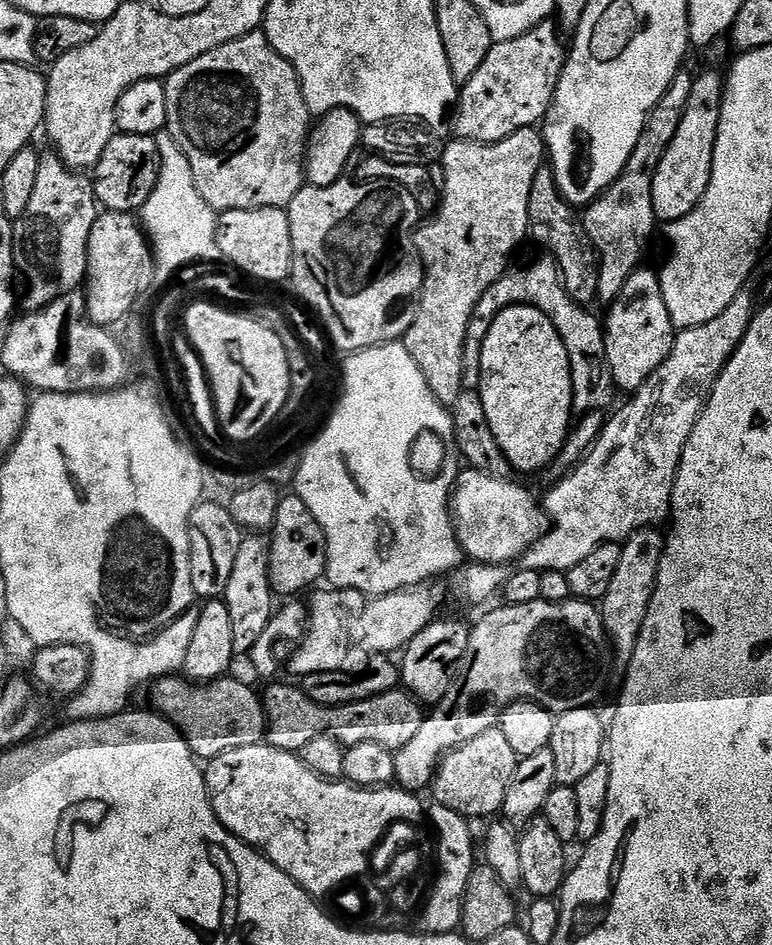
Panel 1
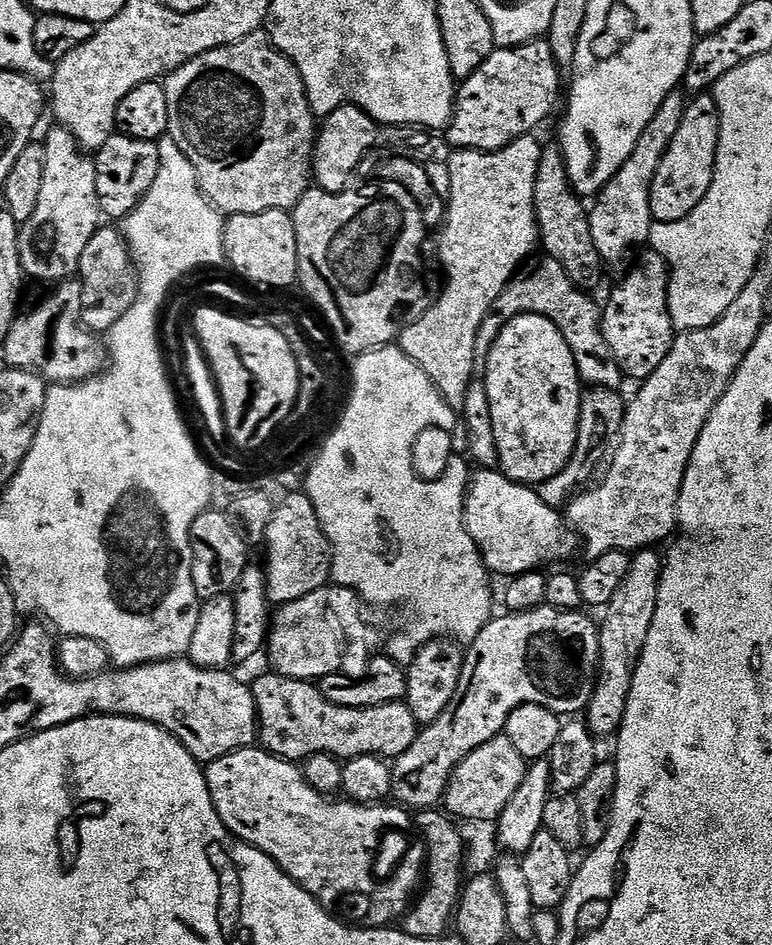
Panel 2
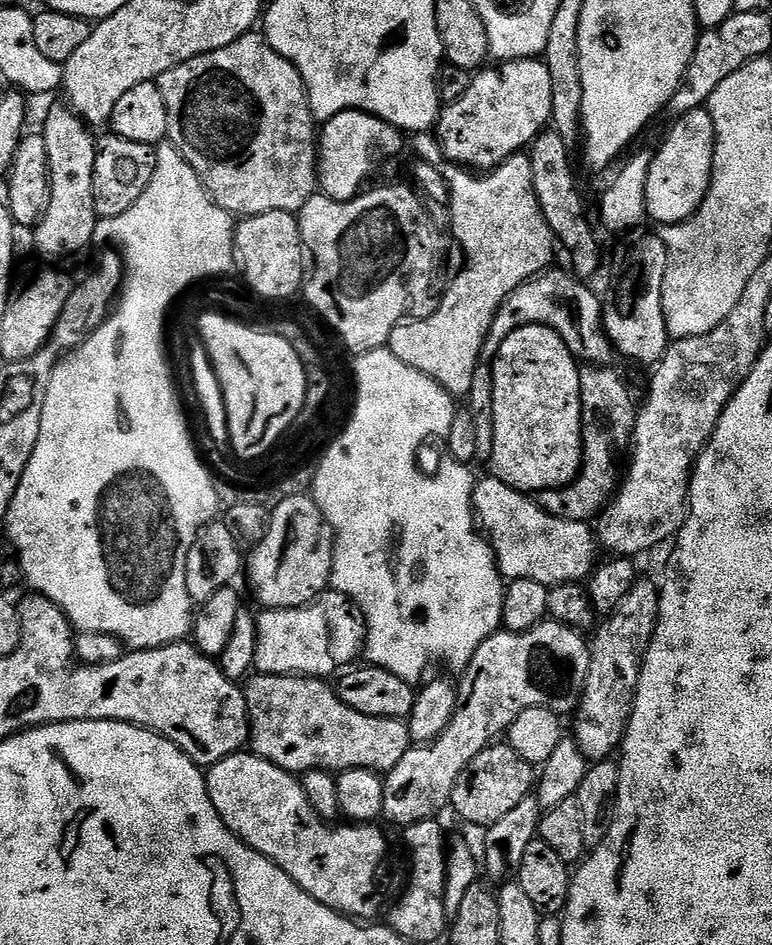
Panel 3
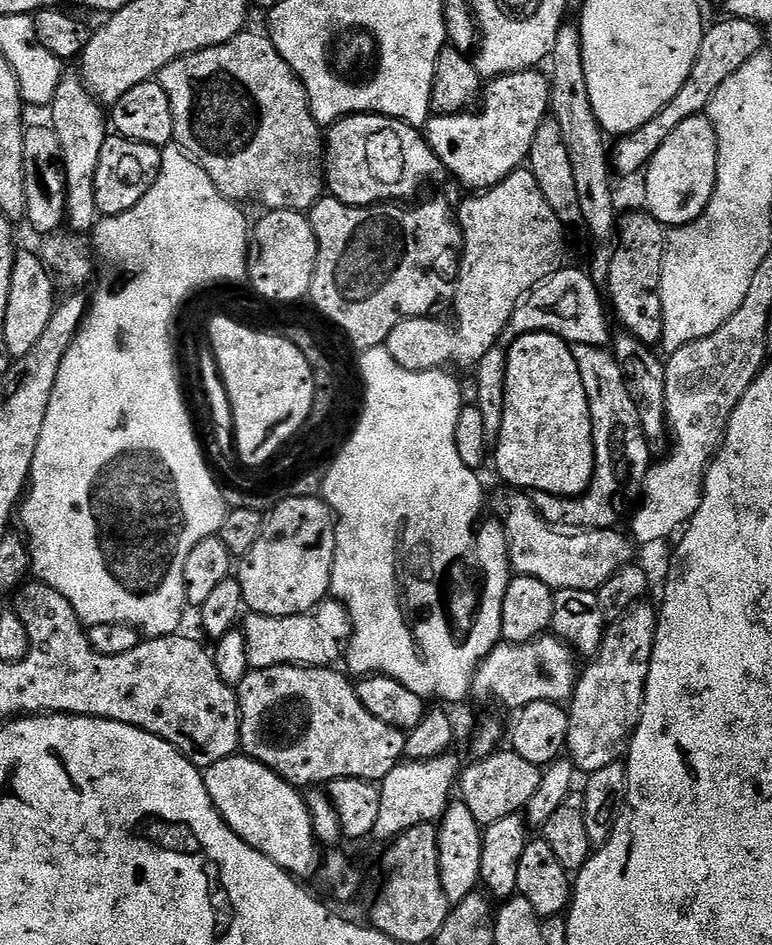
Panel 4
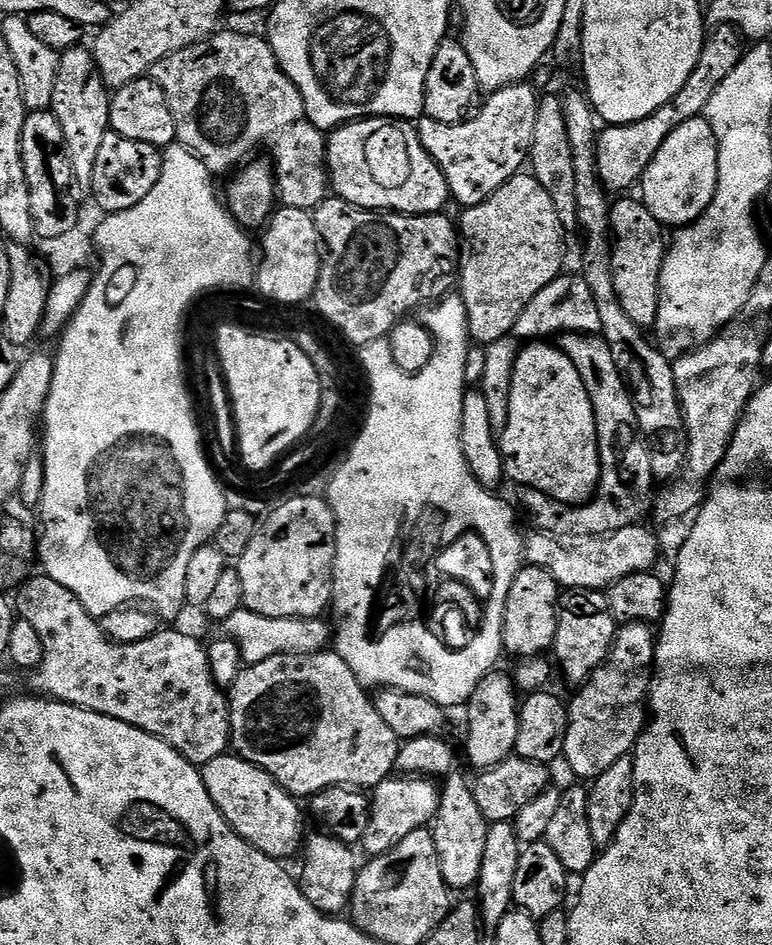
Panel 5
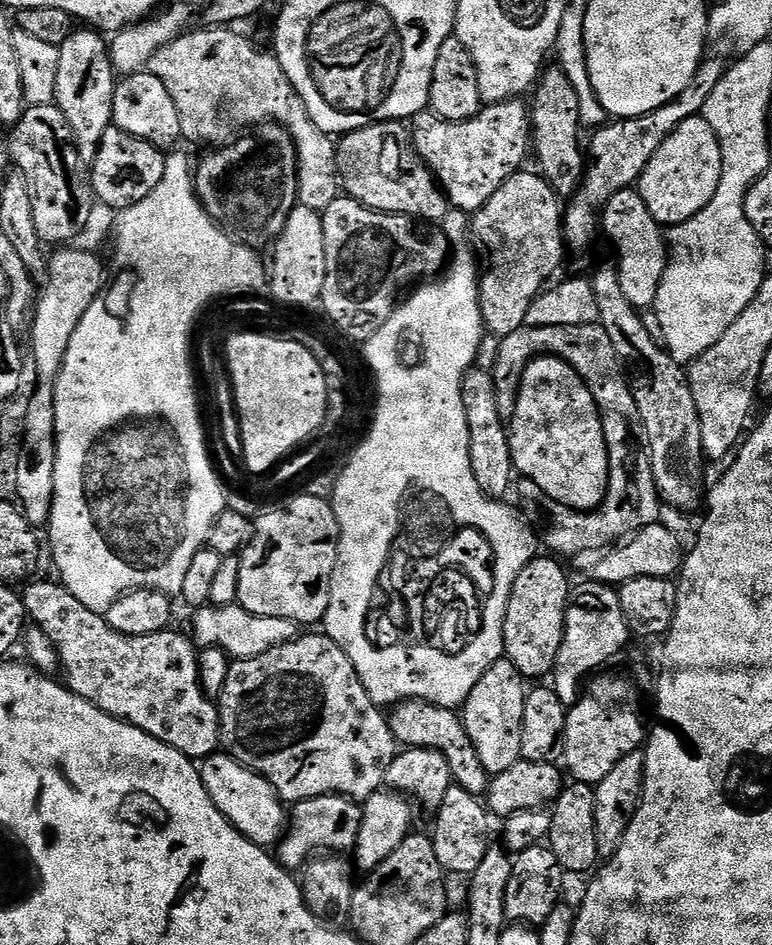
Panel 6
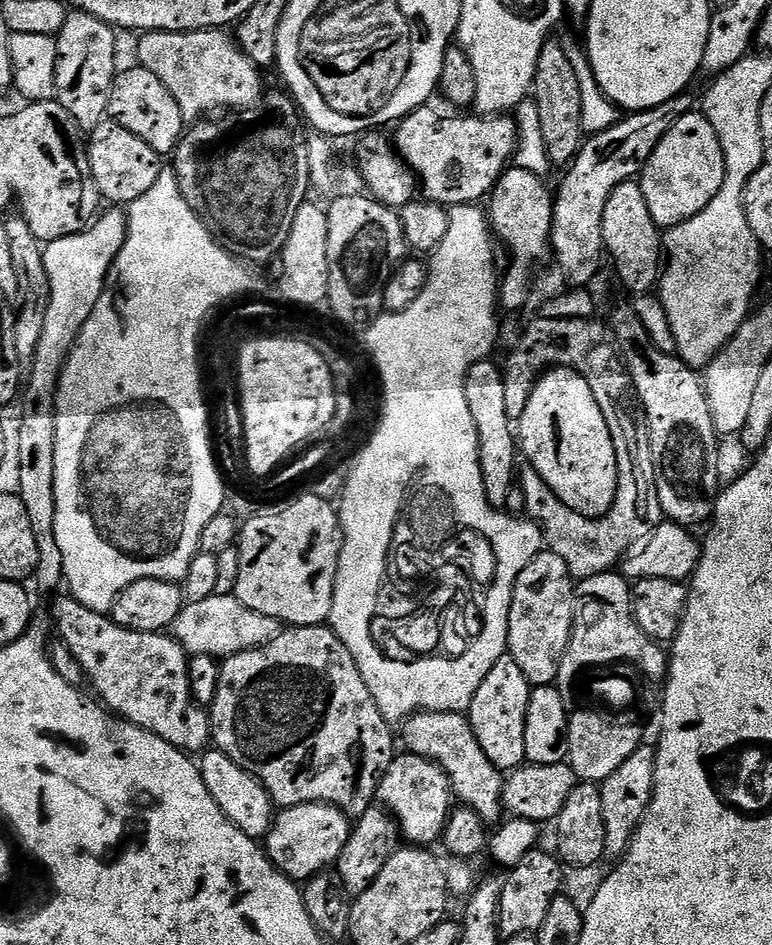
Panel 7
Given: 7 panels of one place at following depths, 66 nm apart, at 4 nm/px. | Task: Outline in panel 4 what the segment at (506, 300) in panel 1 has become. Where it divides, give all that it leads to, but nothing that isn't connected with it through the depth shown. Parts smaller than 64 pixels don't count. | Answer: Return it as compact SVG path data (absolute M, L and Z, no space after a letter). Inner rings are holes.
M561 267L559 272L546 277L537 288L532 289L521 300L514 314L510 314L510 322L506 322L506 330L502 330L500 335L505 345L513 344L517 338L531 332L549 332L562 338L569 346L582 344L603 348L609 343L609 313L606 311L606 300L601 289L585 269L583 272L580 268L568 267Z

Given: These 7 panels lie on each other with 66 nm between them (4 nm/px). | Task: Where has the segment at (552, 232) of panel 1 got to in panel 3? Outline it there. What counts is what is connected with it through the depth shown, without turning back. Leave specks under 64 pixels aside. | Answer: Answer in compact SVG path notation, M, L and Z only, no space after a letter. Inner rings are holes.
M545 130L536 135L527 153L530 158L530 170L534 170L534 190L540 203L542 214L556 236L559 251L562 253L572 275L589 278L600 268L600 244L596 241L596 232L584 213L584 200L580 197L580 188L576 185L576 168L572 165L570 146L562 142L562 134L555 130Z

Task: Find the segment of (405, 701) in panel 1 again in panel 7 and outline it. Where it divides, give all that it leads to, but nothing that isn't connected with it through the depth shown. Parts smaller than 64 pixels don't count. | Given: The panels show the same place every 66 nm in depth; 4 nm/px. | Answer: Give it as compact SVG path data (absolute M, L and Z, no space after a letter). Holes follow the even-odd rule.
M288 626L281 630L269 644L227 657L220 665L218 694L214 694L214 702L210 705L210 719L212 722L211 743L214 745L215 751L226 754L226 758L230 758L238 766L242 766L242 770L246 770L251 776L256 776L258 782L270 794L273 805L280 808L289 808L299 804L332 804L350 818L359 818L363 816L364 811L373 807L378 786L394 759L394 751L392 752L393 725L378 710L370 690L366 690L366 682L362 682L362 674L350 654L350 650L346 650L346 646L342 646L342 642L328 626L315 628Z

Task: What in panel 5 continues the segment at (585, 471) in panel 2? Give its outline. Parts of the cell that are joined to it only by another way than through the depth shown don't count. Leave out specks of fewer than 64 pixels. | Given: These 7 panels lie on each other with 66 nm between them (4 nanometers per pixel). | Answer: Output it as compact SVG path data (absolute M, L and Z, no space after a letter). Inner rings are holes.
M566 332L559 337L558 346L566 358L574 362L574 370L578 370L586 394L590 394L590 406L594 406L600 447L600 484L596 487L596 495L586 504L563 504L558 498L550 498L550 494L533 488L524 488L520 500L529 518L536 523L533 525L549 536L601 536L639 524L654 504L654 477L650 445L640 428L628 383L618 370L618 362L614 362L614 354L610 354L610 346L603 336Z

